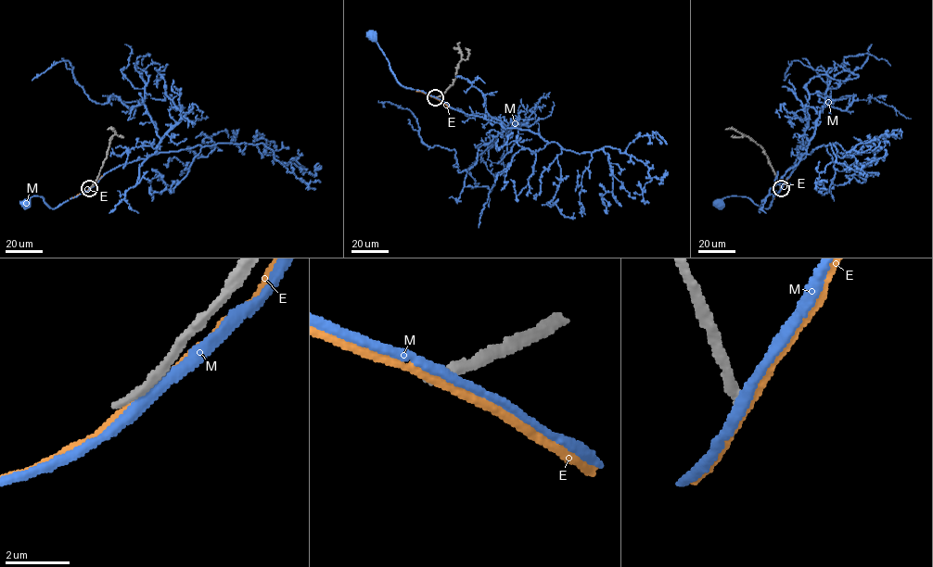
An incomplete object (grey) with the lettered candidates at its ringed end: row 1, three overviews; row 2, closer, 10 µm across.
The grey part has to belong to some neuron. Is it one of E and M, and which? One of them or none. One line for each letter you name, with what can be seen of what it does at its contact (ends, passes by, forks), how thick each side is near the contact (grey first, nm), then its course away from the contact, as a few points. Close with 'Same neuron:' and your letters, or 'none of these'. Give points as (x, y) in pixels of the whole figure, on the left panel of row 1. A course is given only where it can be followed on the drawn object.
Same neuron: none of these

